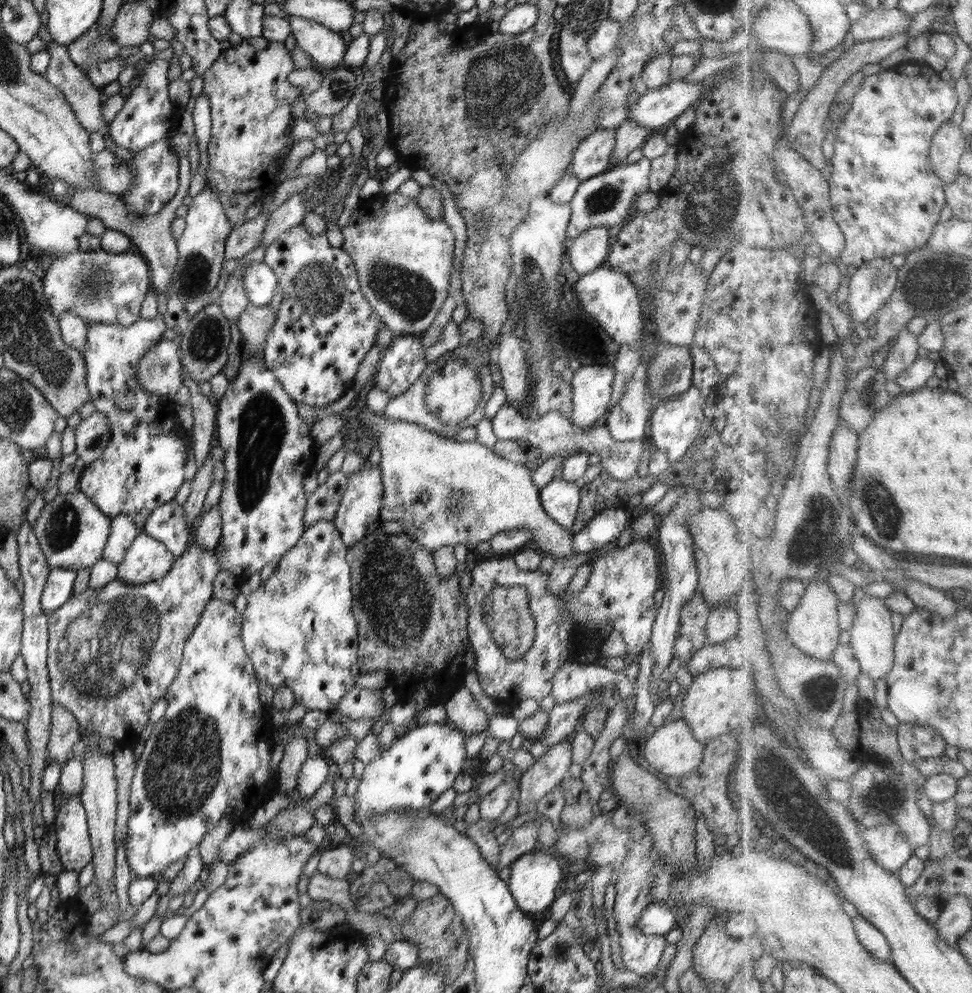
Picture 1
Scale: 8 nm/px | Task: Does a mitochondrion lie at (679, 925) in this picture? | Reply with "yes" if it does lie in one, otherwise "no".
no

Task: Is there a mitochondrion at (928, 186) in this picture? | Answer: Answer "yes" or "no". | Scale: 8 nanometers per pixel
no

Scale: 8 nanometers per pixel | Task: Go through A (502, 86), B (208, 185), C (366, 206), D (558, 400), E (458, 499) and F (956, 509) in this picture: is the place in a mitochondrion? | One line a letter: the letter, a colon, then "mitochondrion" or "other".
A: mitochondrion
B: other
C: other
D: mitochondrion
E: mitochondrion
F: other

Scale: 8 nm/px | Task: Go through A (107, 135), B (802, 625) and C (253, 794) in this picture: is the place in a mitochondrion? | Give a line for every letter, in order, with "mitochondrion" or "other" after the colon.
A: other
B: other
C: other

